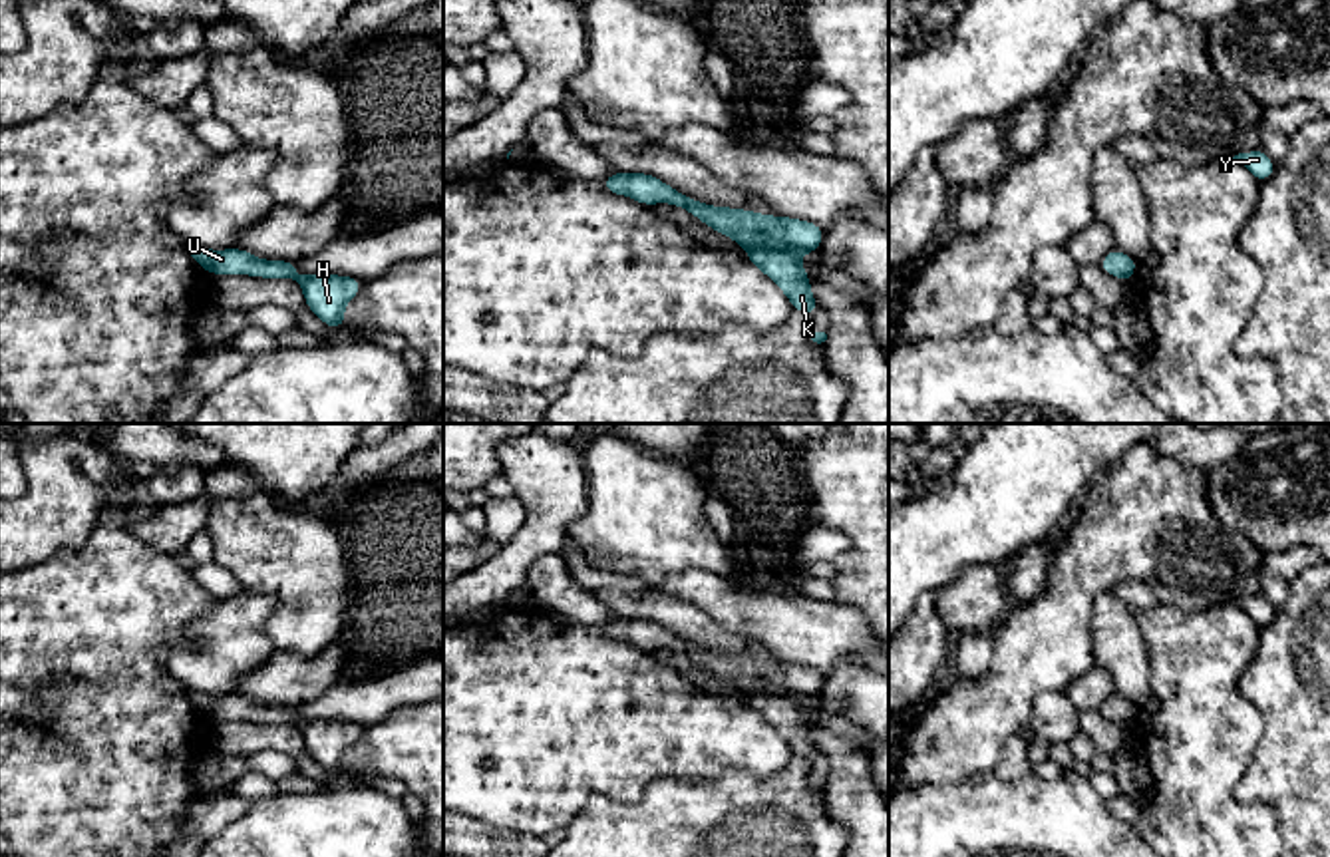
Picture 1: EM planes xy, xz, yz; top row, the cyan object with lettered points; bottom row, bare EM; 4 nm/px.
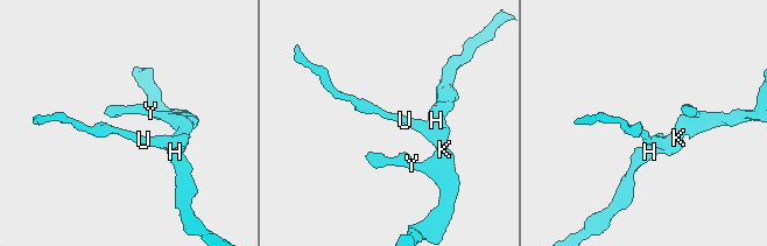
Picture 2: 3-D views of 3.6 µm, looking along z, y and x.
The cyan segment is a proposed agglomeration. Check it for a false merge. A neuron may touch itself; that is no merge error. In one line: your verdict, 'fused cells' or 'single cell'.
single cell

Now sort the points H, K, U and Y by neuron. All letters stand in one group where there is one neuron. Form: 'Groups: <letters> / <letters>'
Groups: H K U Y

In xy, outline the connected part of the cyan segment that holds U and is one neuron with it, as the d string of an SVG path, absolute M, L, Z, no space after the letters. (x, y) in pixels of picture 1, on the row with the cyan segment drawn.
M187 243L193 260L211 274L249 274L258 278L290 278L304 292L310 308L330 330L346 326L344 306L362 290L364 282L340 274L304 274L294 268L294 260L264 260L239 247L213 251Z

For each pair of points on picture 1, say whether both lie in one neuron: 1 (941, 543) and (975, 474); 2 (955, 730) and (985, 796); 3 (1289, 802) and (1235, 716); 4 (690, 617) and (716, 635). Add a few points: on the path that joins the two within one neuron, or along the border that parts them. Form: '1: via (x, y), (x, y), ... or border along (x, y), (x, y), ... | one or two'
1: via (953, 525), (975, 504), (975, 492) | one
2: border along (993, 770), (983, 770), (957, 782), (929, 784) | two
3: border along (1253, 704), (1261, 718), (1261, 740), (1233, 792) | two
4: via (696, 623), (710, 635) | one

